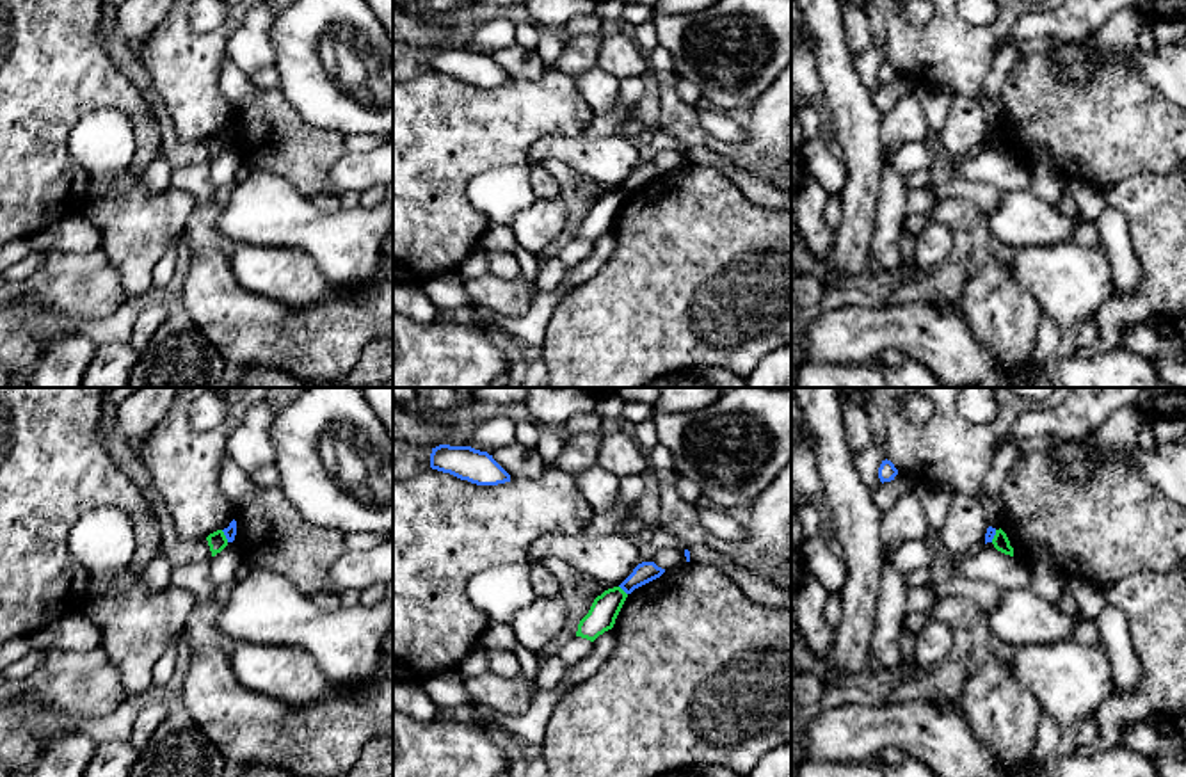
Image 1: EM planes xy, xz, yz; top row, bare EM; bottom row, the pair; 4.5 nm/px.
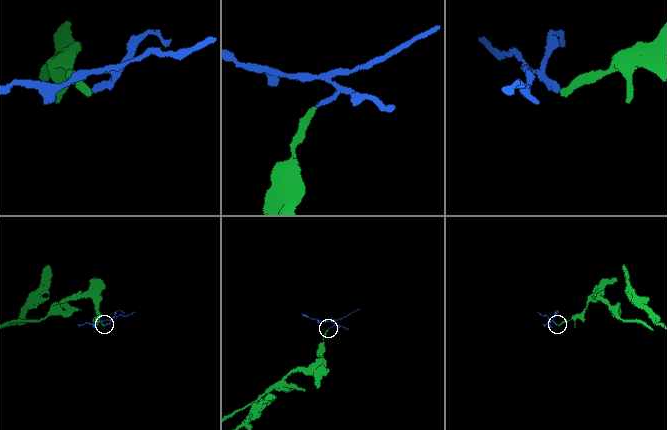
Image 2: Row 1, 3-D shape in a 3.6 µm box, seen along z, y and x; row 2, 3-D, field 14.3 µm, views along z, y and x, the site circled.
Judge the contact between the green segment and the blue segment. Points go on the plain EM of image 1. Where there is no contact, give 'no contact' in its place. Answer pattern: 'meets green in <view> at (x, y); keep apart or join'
meets green in xy at (224, 137); keep apart

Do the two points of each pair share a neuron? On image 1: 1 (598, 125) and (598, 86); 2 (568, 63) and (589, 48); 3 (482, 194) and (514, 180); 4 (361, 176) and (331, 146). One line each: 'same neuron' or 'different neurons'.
1: different neurons
2: same neuron
3: same neuron
4: different neurons

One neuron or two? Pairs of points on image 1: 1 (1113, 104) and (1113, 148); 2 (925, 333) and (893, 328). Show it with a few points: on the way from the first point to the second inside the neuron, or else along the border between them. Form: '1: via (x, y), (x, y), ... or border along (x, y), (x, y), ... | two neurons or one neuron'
1: via (1113, 114), (1113, 137) | one neuron
2: via (918, 329), (900, 328) | one neuron

